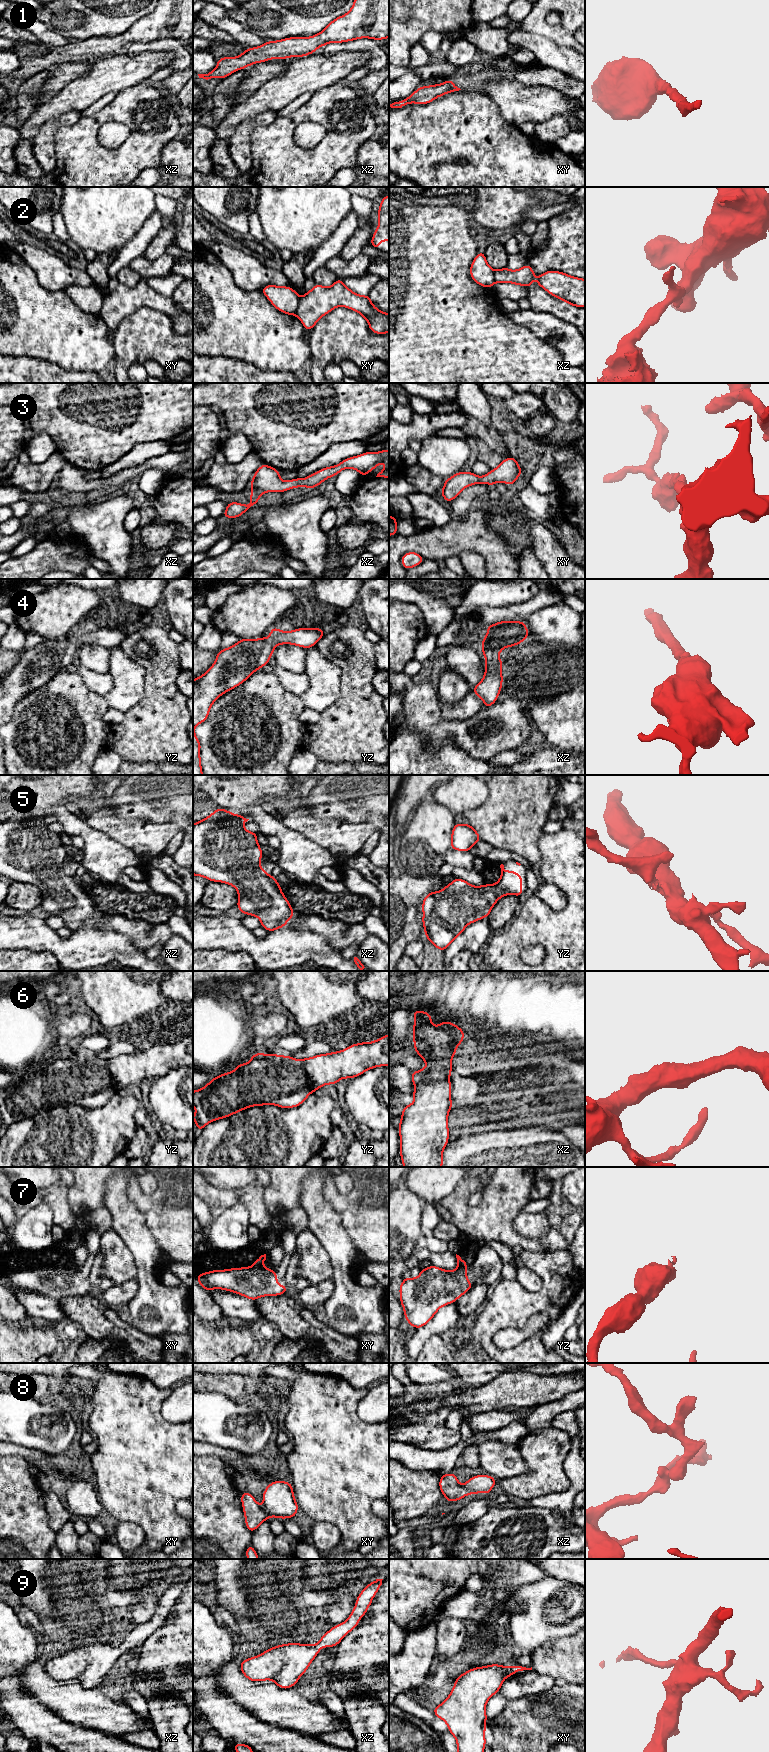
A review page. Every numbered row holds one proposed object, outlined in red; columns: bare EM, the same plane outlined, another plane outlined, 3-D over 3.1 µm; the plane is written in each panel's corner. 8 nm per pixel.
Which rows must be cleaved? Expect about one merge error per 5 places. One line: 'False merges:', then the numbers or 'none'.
False merges: 2, 7

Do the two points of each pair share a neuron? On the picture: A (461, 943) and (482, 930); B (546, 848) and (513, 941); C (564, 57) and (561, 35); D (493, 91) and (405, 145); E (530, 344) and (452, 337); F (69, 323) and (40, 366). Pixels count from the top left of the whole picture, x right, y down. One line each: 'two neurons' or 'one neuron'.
A: one neuron
B: one neuron
C: two neurons
D: two neurons
E: one neuron
F: two neurons

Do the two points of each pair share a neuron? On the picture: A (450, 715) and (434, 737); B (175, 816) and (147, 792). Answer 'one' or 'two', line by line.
A: two
B: one

